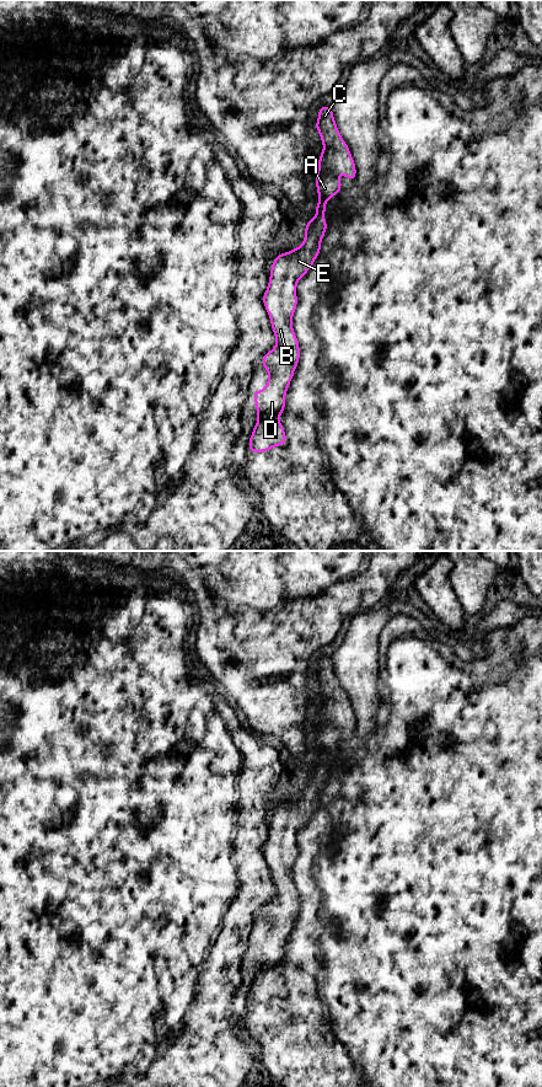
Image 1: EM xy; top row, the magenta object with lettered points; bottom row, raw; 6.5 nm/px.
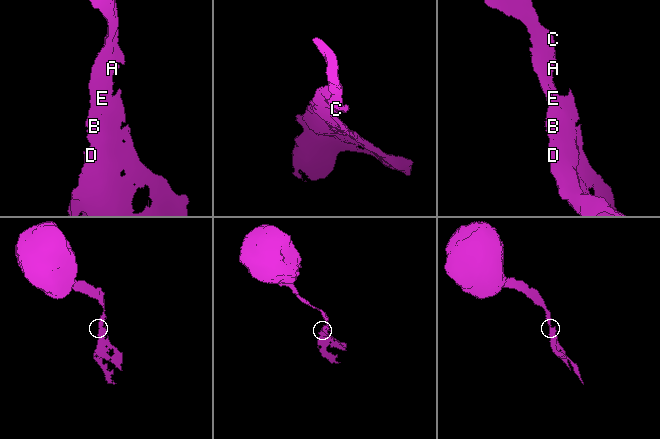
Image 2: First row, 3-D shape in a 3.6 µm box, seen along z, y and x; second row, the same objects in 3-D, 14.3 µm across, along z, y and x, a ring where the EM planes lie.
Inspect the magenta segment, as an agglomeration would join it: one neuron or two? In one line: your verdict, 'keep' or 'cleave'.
keep

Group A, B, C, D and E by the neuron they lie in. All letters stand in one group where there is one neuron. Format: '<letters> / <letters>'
A B C D E

